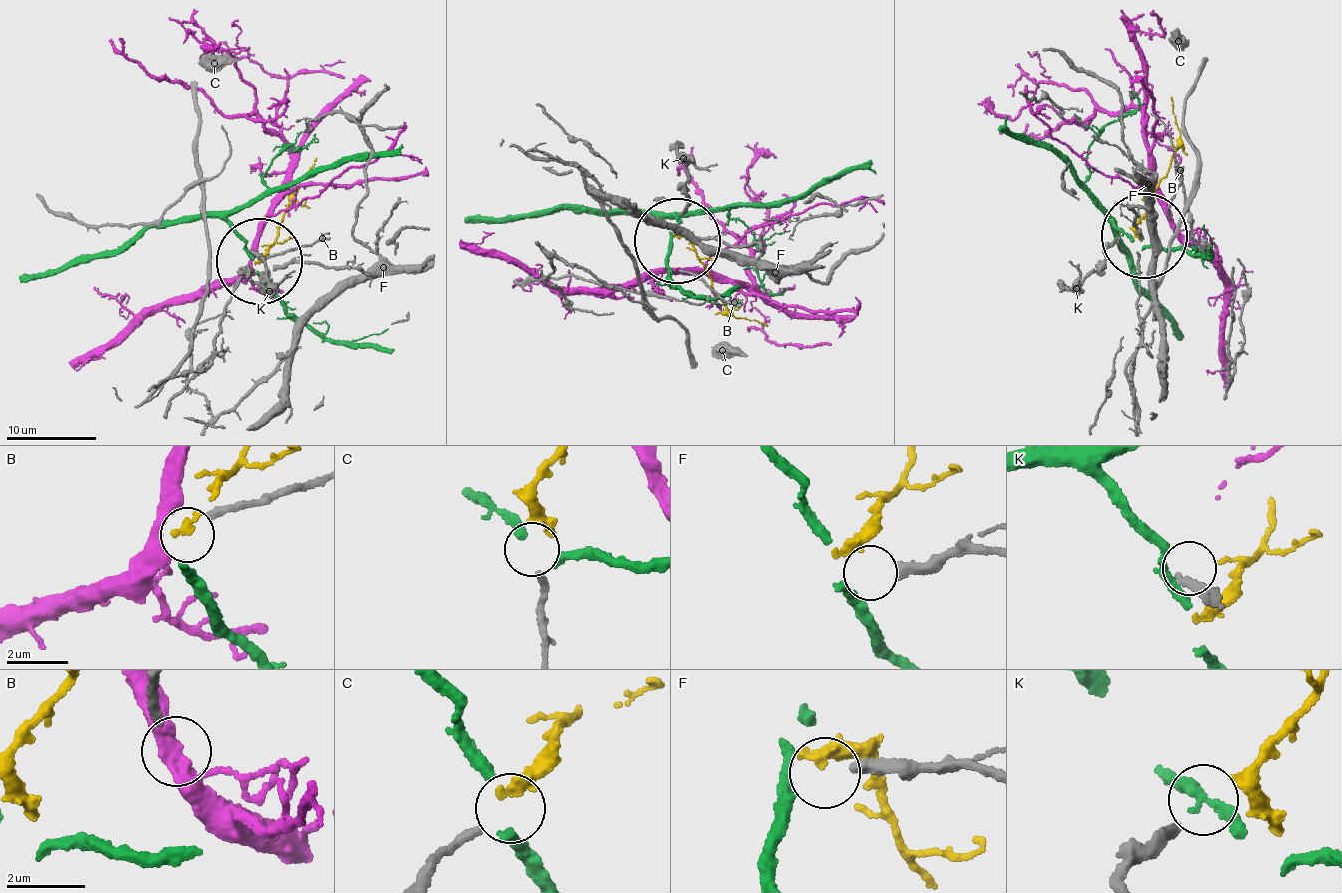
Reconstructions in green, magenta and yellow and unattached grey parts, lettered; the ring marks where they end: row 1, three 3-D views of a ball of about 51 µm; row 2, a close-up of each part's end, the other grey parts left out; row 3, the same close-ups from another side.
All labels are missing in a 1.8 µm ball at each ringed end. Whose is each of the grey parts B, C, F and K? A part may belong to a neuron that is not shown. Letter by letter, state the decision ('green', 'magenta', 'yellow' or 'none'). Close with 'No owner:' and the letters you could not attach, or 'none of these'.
B: magenta
C: yellow
F: none
K: none
No owner: F, K

